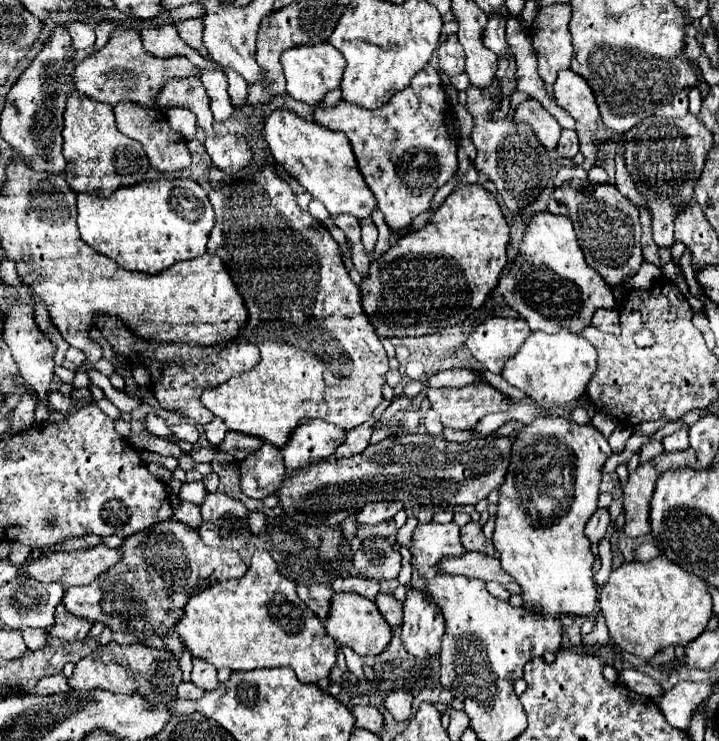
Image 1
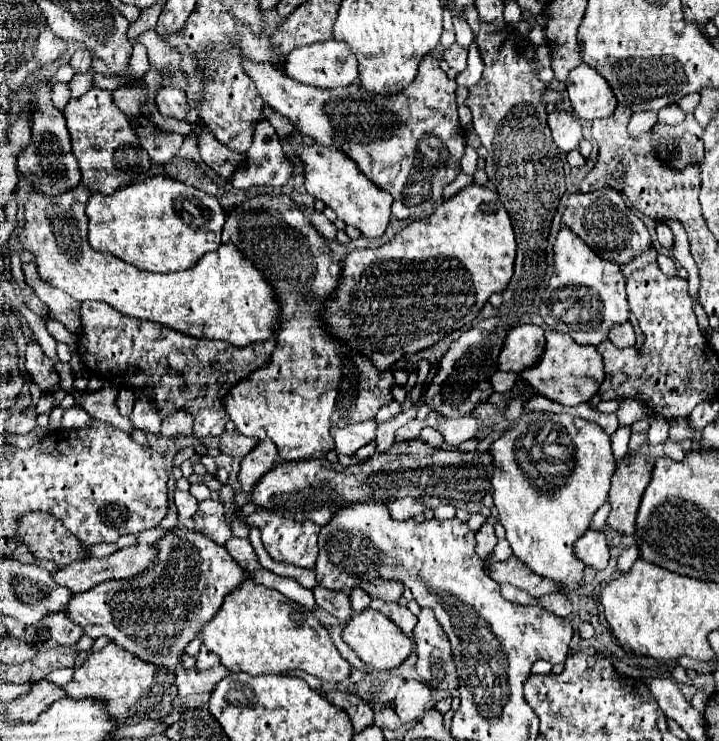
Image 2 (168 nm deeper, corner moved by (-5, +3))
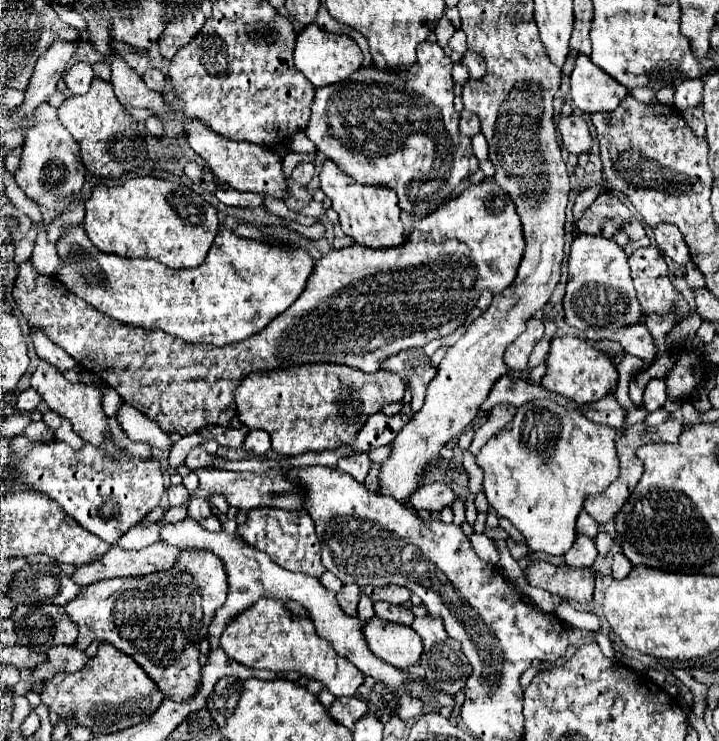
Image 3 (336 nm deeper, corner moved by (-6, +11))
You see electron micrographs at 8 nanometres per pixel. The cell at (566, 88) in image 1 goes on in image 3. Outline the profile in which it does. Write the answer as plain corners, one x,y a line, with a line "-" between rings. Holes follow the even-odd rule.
577,57
575,69
571,73
571,97
577,109
589,115
599,111
613,111
627,93
629,91
619,81
603,73
589,61
589,57

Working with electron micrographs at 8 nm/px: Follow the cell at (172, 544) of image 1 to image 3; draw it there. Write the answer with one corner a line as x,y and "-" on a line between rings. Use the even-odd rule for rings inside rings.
181,551
175,569
169,569
167,573
153,573
151,577
121,577
115,581
99,581
99,585
81,589
79,595
65,605
65,611
79,629
79,637
75,641
77,647
87,649
95,639
111,643
139,663
139,667
163,691
165,699
187,703
195,697
201,681
199,641
207,635
211,619
215,617
215,611
225,603
225,597
227,577
223,573
223,563
219,563
213,553

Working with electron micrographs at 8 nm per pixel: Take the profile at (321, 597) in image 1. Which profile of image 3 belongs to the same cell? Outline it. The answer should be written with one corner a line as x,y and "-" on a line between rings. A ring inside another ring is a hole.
345,585
341,589
341,593
337,595
337,601
339,605
343,607
343,611
347,615
357,615
357,603
359,603
359,593
361,589
357,585

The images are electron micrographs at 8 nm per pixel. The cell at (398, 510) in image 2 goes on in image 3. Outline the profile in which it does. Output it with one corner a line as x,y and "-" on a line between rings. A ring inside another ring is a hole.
427,483
423,485
423,489
419,489
419,493
415,493
409,507
415,507
417,511
441,511
443,507
451,507
455,499
457,495
447,483

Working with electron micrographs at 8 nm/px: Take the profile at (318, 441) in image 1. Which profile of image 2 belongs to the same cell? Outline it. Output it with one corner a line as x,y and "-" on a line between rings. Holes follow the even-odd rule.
370,419
370,421
362,421
358,425
348,425
348,427
334,427
330,429
330,435
336,443
334,451
336,453
344,453
344,455
350,455
350,453
356,453
362,445
374,441
374,429
376,429
376,421

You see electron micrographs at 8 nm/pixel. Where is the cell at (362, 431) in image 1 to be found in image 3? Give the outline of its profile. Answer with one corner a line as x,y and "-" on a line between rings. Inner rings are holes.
357,453
353,457
345,457
345,459
339,459
337,467
341,471
345,471
347,475
351,475
353,479
357,479
359,483
365,481
369,469
371,469
371,461
367,457
367,453

